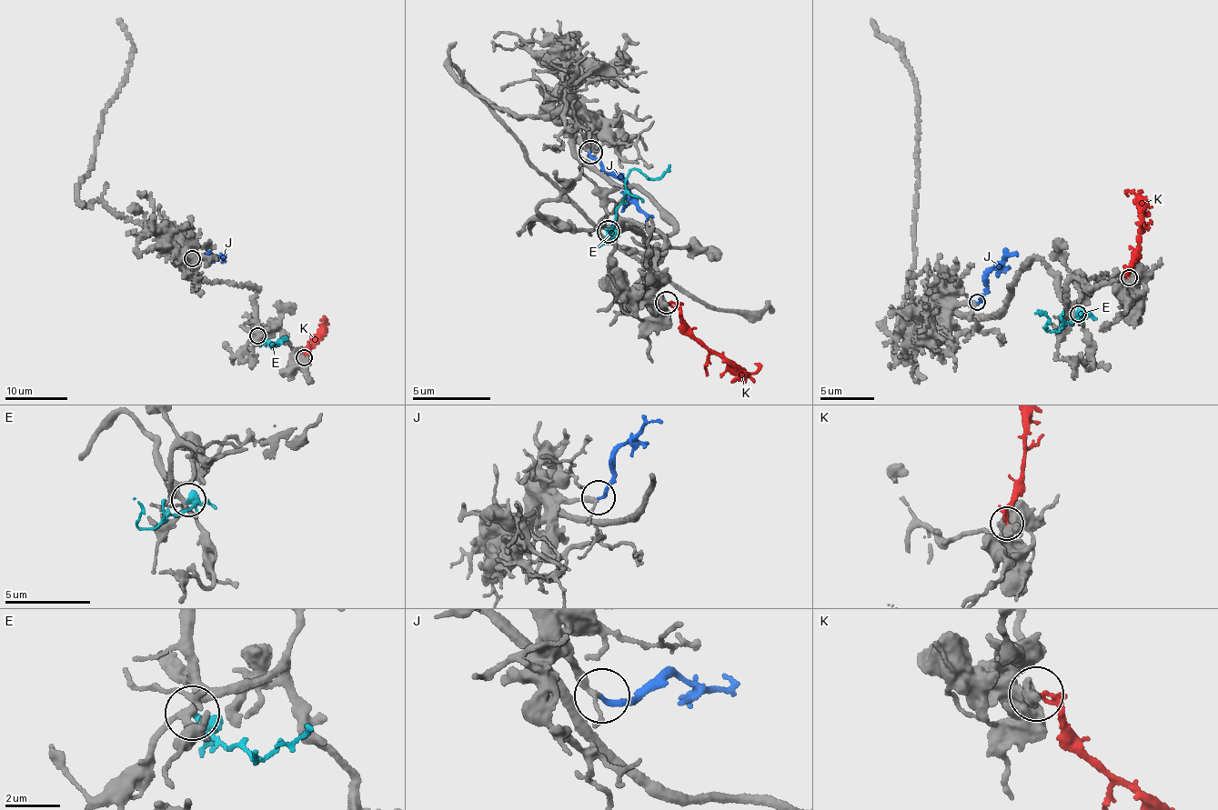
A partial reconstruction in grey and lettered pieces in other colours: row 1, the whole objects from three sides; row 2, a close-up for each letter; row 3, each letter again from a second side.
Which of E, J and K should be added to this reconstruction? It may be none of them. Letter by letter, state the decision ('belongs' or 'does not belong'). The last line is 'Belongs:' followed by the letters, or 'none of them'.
E: does not belong
J: belongs
K: does not belong
Belongs: J

